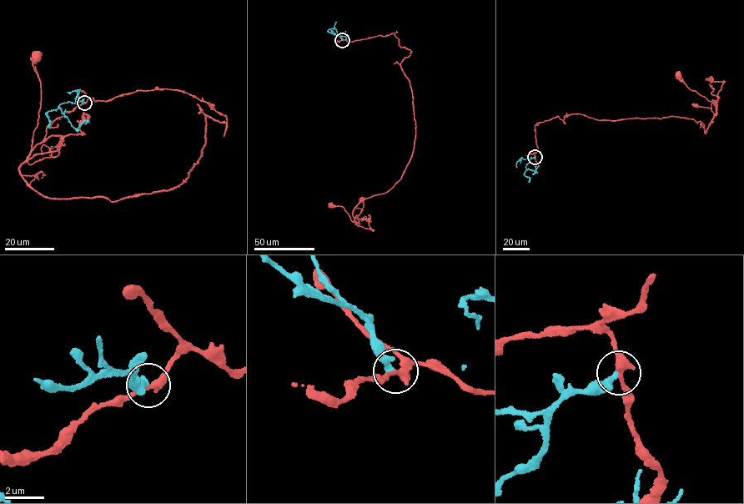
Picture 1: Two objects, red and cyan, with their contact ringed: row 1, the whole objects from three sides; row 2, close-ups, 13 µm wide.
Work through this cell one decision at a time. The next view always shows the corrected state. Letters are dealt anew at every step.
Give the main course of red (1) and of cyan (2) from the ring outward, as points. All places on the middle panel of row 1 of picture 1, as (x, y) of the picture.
1: (342, 40), (392, 32), (410, 50), (400, 63), (415, 137), (401, 178), (359, 202), (354, 222), (330, 205)
2: (342, 40), (331, 32), (349, 36)

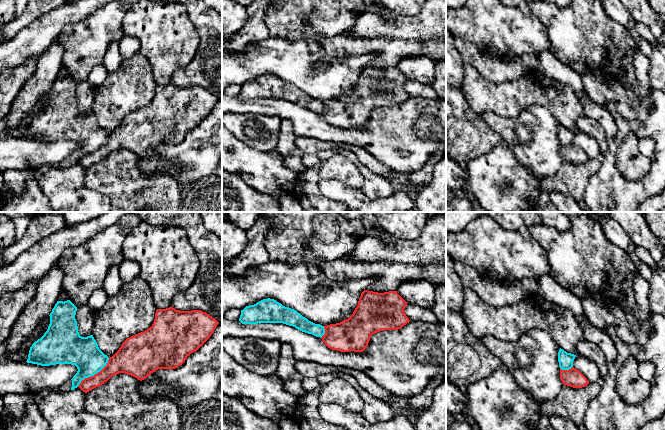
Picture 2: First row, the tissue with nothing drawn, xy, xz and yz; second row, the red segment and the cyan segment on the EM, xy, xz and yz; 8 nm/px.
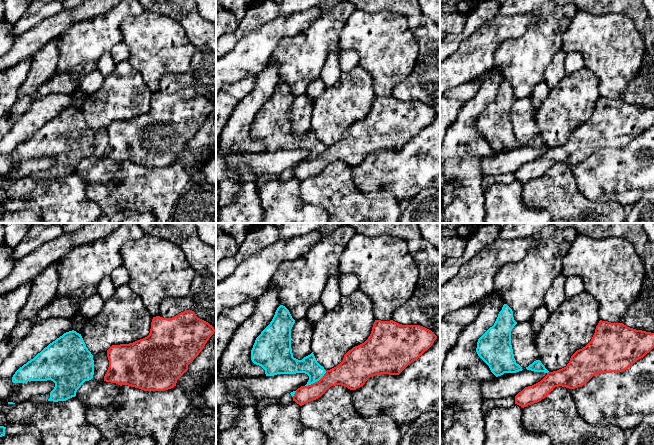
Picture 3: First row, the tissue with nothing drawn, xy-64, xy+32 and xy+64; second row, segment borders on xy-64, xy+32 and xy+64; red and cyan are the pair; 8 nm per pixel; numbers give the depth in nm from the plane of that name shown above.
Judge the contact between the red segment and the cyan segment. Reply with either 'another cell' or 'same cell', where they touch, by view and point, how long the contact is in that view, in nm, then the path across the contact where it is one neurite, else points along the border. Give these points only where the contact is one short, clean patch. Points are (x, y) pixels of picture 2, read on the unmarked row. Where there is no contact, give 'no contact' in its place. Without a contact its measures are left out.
another cell | xy (95, 150) | 340 nm | along xy (109, 134), (108, 138), (99, 147), (85, 153), (77, 162)

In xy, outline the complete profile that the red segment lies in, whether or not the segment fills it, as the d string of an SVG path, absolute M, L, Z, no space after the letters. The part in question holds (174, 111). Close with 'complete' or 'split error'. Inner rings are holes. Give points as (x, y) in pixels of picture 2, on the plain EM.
M157 85L150 104L127 114L104 144L78 163L87 169L119 149L142 157L158 145L178 144L210 114L218 100L201 86Z | complete

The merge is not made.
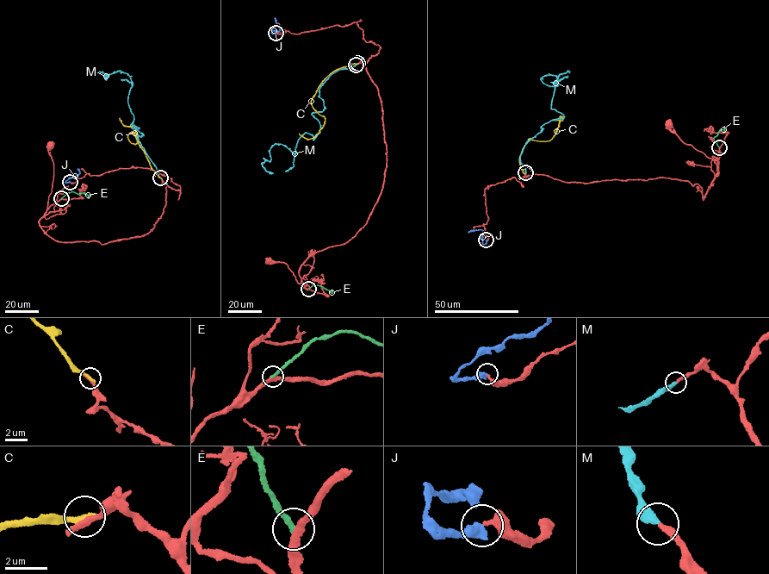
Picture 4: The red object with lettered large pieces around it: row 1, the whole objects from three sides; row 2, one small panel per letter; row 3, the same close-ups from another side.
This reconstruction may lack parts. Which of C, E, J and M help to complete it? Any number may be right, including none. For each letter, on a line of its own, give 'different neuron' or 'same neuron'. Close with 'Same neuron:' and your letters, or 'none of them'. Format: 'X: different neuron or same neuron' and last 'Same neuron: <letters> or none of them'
C: different neuron
E: different neuron
J: different neuron
M: same neuron
Same neuron: M

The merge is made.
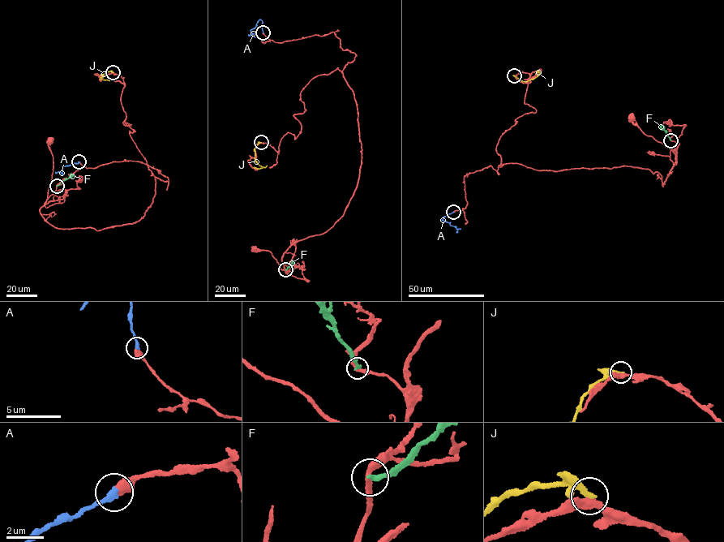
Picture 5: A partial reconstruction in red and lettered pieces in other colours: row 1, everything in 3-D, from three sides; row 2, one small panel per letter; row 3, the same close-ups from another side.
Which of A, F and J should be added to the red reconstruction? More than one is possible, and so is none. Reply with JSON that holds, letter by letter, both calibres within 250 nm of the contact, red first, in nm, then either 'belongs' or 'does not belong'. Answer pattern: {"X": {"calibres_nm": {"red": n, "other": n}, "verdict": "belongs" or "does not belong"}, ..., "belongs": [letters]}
{"A": {"calibres_nm": {"red": 550, "other": 340}, "verdict": "belongs"}, "F": {"calibres_nm": {"red": 280, "other": 320}, "verdict": "does not belong"}, "J": {"calibres_nm": {"red": 340, "other": 200}, "verdict": "does not belong"}, "belongs": ["A"]}

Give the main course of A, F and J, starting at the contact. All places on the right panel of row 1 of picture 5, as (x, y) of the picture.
A: (453, 212), (442, 220), (460, 229), (456, 233)
F: (670, 140), (661, 125)
J: (514, 75), (525, 82), (536, 77), (538, 70), (536, 74)

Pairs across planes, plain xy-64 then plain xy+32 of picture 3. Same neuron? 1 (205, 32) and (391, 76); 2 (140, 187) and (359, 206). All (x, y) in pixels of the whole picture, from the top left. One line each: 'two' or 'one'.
1: two
2: one

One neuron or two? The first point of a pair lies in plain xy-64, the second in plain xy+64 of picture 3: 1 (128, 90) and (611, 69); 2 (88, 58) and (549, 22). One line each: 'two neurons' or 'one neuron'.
1: two neurons
2: one neuron

